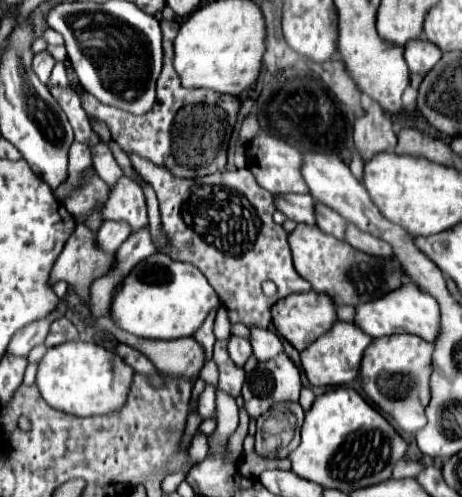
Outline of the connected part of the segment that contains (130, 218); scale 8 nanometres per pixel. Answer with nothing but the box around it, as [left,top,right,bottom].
[102,178,148,232]

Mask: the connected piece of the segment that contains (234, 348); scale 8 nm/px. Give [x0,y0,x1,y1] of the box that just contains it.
[228,334,252,366]

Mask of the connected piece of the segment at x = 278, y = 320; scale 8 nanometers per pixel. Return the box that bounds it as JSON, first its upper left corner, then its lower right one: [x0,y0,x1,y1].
[274,292,338,352]

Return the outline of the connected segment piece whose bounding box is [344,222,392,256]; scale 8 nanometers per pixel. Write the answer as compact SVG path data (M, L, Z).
M348 222L346 226L346 234L344 240L356 248L362 250L366 254L376 254L376 256L390 256L392 254L392 246L388 242L384 242L382 238L372 236L370 232L362 232L358 226L354 226L352 222Z

